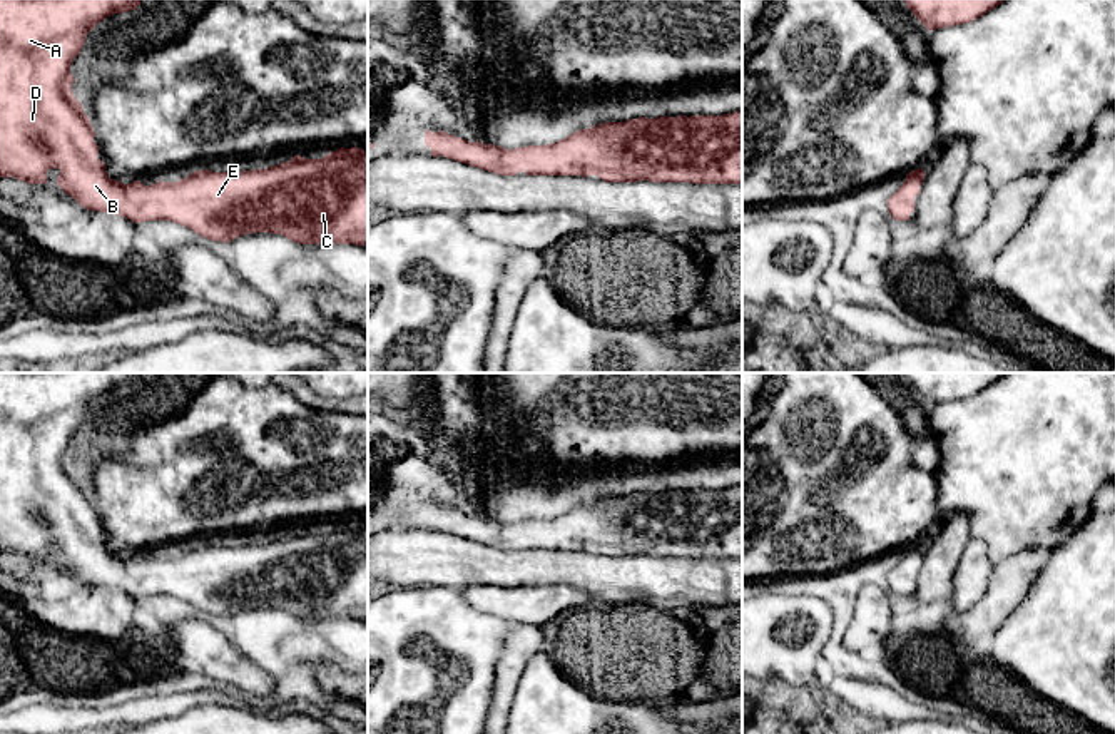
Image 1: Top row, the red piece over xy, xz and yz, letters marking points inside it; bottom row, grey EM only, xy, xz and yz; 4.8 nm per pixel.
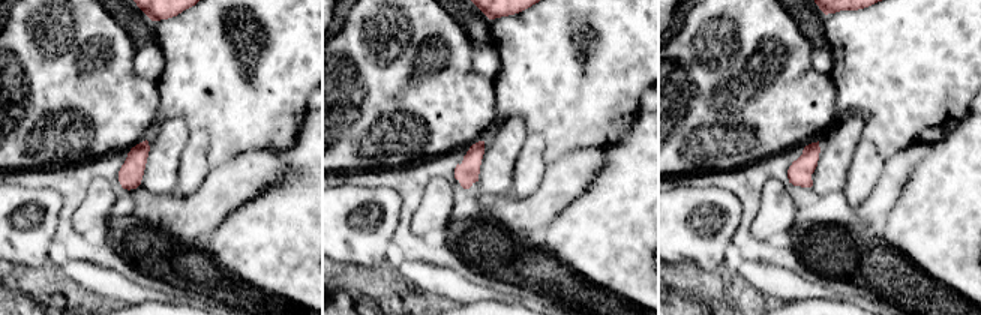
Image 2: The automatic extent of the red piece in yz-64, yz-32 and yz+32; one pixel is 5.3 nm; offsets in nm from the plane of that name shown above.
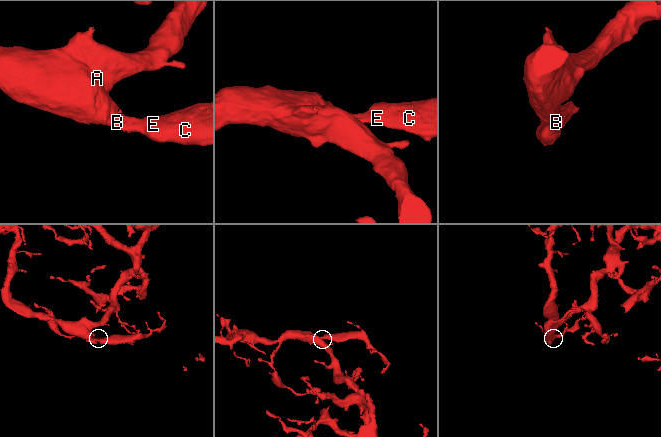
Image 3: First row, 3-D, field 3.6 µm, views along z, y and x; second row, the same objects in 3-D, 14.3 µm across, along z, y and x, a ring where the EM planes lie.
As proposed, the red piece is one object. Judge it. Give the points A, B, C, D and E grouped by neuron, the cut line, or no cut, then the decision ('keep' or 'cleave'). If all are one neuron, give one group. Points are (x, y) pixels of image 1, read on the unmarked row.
groups A B C D E; cut none; keep

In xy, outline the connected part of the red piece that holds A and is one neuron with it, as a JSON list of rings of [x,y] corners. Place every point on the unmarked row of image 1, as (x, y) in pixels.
[[[0,373],[0,552],[15,552],[27,558],[45,558],[47,545],[59,543],[57,558],[82,582],[122,590],[132,597],[172,595],[199,610],[229,617],[242,609],[281,609],[298,619],[368,620],[368,527],[359,522],[338,523],[323,533],[294,530],[291,535],[256,545],[212,547],[196,545],[177,557],[144,560],[124,558],[105,547],[97,533],[95,507],[82,478],[72,468],[70,448],[87,408],[105,391],[135,385],[142,373]]]

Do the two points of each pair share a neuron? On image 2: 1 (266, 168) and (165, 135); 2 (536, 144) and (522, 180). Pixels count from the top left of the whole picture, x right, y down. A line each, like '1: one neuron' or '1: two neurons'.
1: two neurons
2: one neuron

